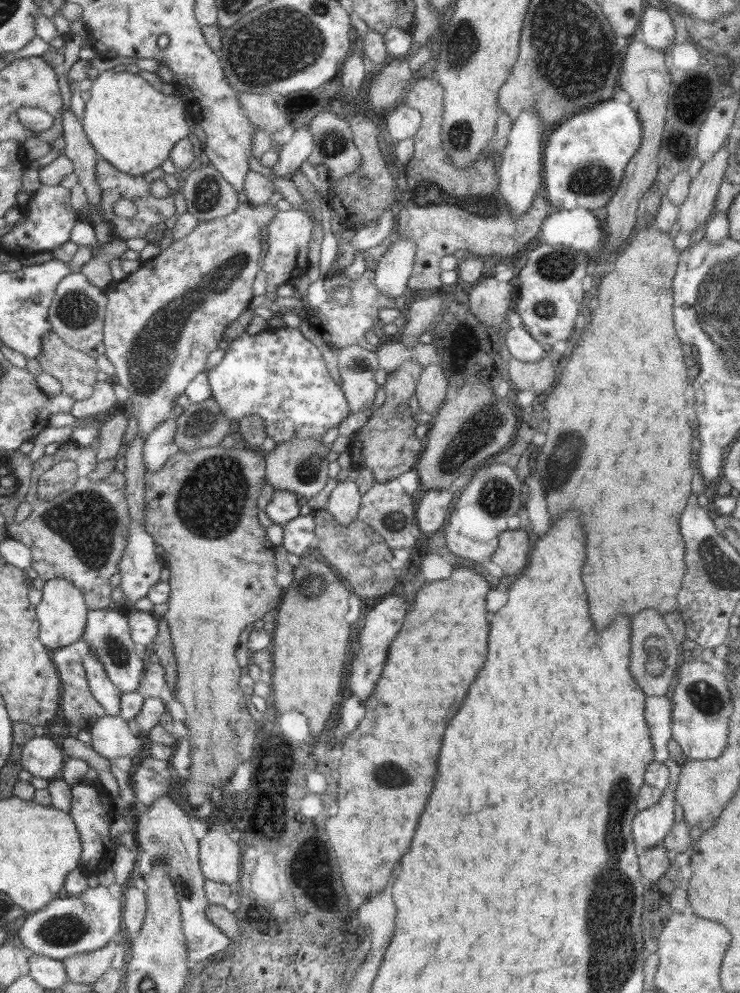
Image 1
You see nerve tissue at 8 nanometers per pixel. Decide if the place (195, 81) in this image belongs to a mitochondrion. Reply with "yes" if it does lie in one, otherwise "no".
no

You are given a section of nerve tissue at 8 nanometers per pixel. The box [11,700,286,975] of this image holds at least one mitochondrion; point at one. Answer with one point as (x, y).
(62, 931)

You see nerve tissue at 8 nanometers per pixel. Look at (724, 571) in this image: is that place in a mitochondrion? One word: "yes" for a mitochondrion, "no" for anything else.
yes

